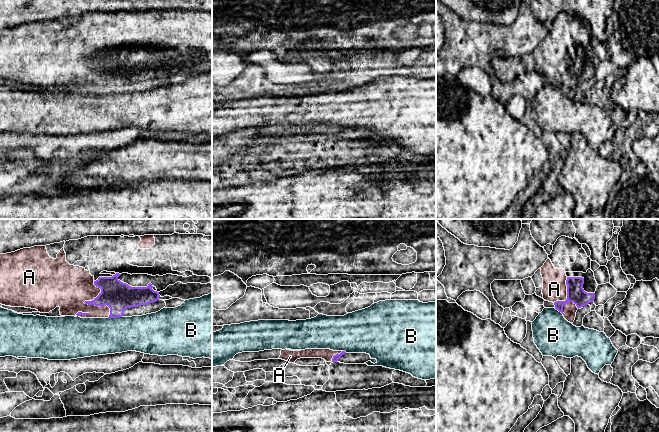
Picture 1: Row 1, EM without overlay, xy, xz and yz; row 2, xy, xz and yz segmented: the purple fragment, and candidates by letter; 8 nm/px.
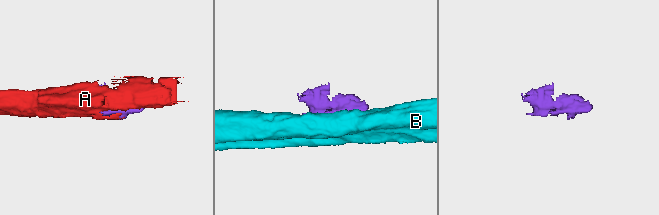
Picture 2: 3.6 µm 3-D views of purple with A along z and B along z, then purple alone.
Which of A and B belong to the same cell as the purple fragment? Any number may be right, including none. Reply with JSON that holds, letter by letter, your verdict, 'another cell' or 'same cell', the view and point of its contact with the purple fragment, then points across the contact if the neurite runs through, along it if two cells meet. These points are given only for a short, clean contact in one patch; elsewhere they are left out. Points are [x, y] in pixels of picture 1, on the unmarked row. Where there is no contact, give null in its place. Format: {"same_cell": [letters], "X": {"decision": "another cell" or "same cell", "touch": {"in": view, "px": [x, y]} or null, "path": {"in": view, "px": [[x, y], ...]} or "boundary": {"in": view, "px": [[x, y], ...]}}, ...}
{"same_cell": ["A"], "A": {"decision": "same cell", "touch": {"in": "xy", "px": [87, 79]}}, "B": {"decision": "another cell", "touch": {"in": "xy", "px": [114, 93]}}}

